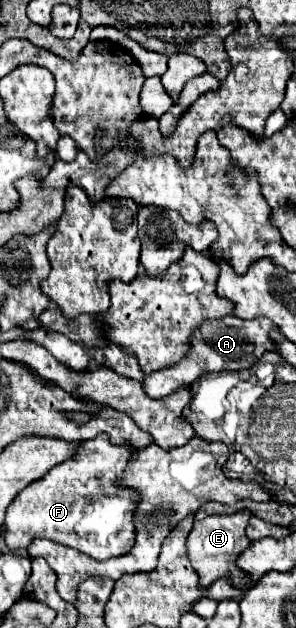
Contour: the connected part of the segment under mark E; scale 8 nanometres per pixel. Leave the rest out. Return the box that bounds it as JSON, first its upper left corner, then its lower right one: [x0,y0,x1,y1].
[186,510,252,592]

